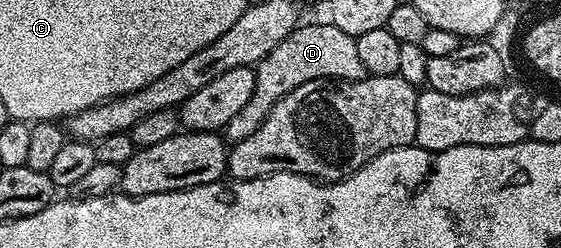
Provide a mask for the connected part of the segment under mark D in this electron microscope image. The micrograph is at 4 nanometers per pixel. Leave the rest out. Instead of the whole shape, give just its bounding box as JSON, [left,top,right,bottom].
[222,22,366,142]

